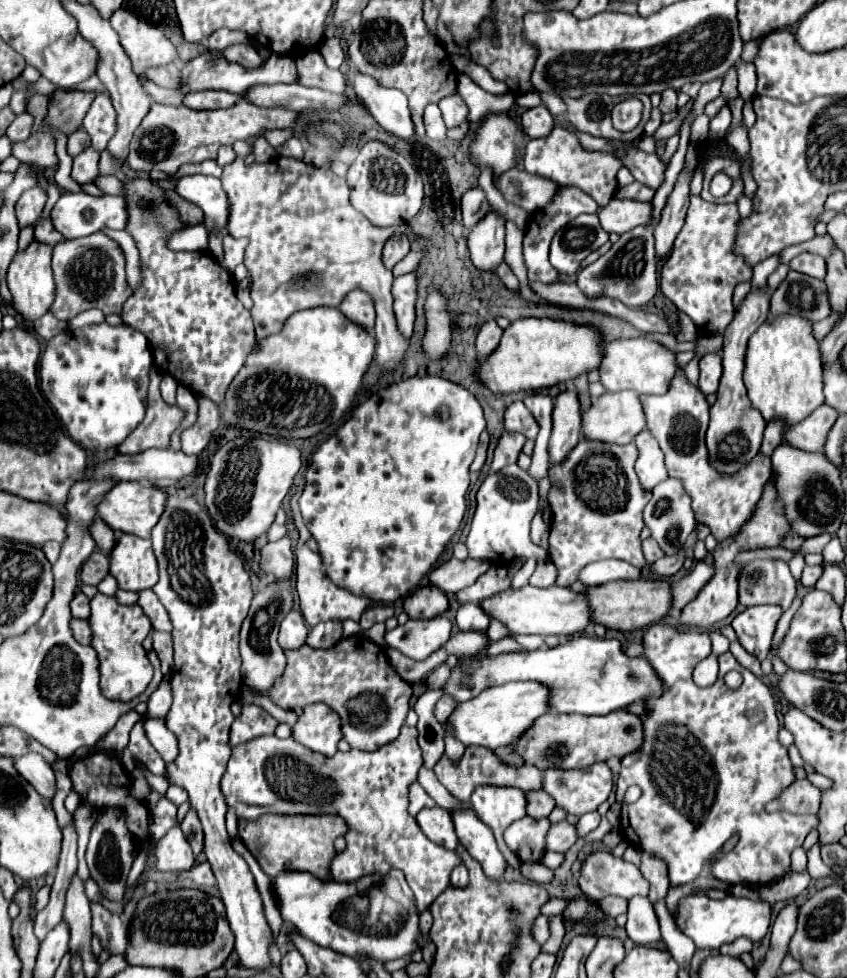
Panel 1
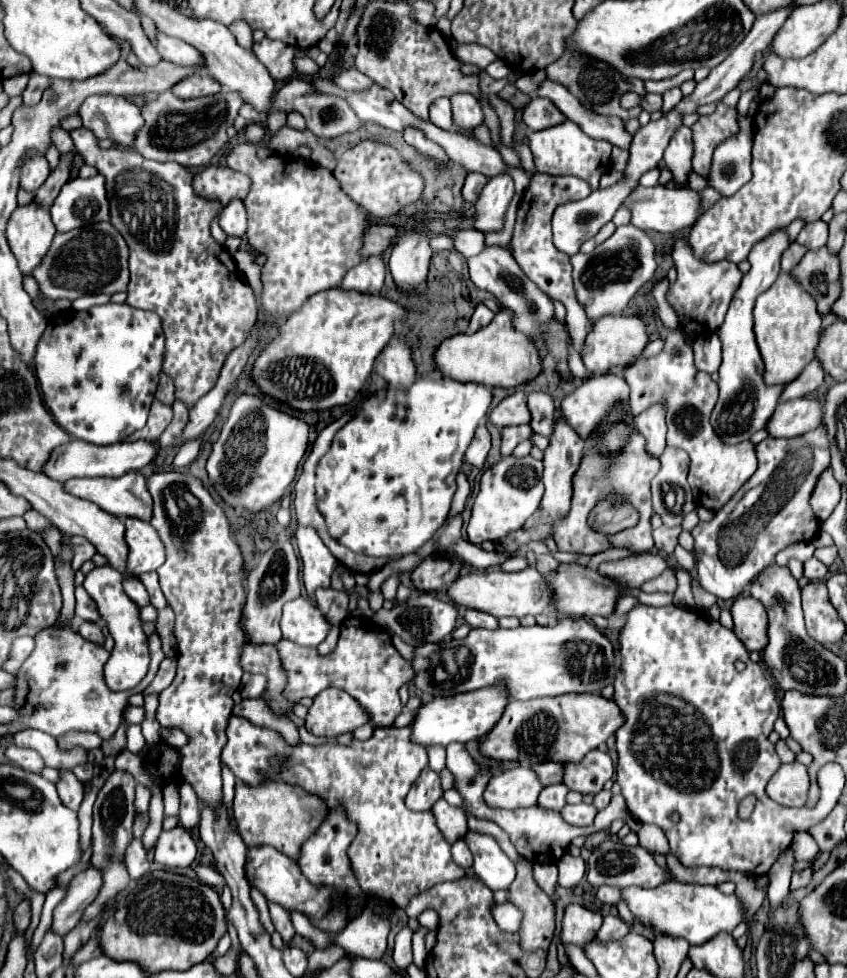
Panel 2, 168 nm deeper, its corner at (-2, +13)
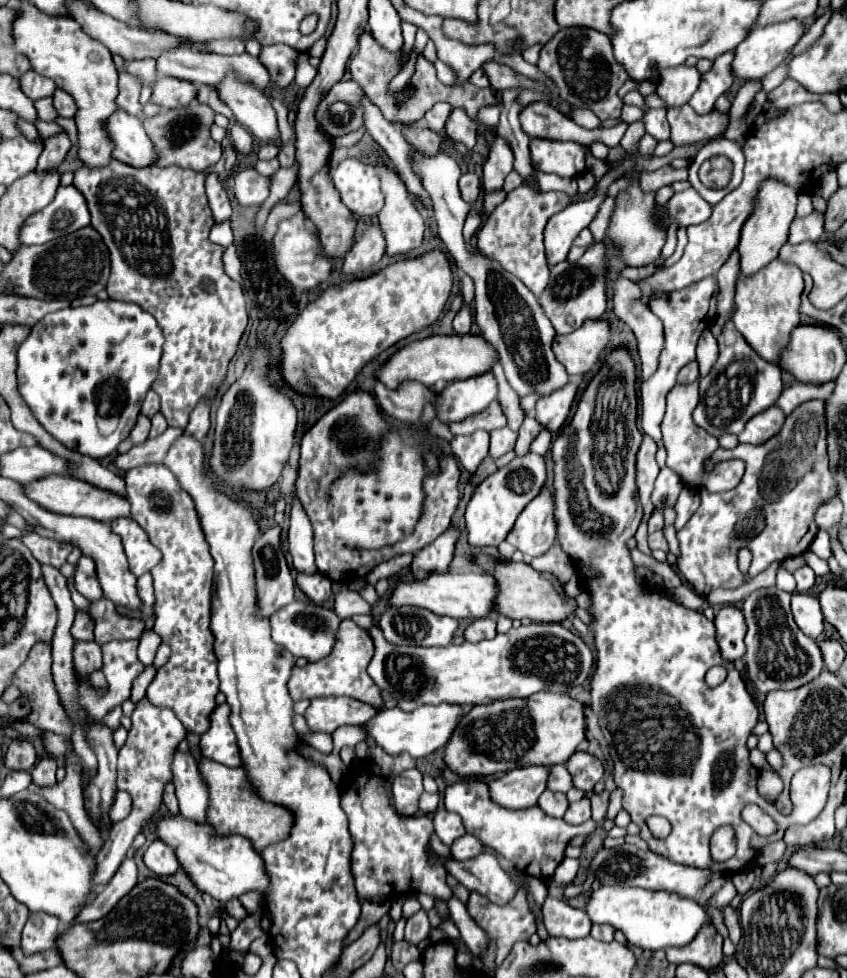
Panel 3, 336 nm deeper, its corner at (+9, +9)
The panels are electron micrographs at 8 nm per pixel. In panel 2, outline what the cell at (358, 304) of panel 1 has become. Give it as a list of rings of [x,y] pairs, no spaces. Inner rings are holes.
[[[373,255],[363,259],[357,267],[349,269],[349,273],[343,277],[341,287],[343,289],[353,289],[353,291],[361,291],[361,293],[373,293],[377,295],[383,287],[383,279],[385,279],[385,261],[381,259],[381,255]]]

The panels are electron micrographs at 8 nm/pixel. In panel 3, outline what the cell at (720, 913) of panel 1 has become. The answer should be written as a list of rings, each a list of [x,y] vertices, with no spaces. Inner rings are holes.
[[[602,885],[598,891],[590,893],[586,913],[592,923],[608,923],[620,929],[630,945],[650,951],[684,947],[698,935],[704,925],[712,925],[706,909],[694,899],[686,899],[670,891],[650,891],[624,885]]]

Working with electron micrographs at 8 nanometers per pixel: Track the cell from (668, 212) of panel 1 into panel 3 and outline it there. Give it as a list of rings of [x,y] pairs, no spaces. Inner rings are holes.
[[[664,109],[646,111],[642,121],[646,123],[646,133],[650,133],[656,141],[668,141],[670,139],[670,125],[666,121],[666,111]]]

